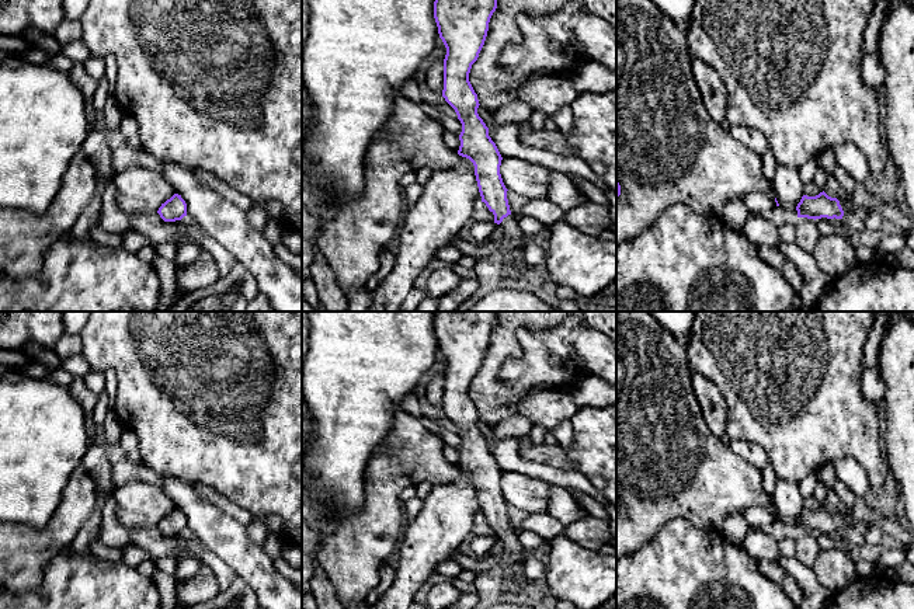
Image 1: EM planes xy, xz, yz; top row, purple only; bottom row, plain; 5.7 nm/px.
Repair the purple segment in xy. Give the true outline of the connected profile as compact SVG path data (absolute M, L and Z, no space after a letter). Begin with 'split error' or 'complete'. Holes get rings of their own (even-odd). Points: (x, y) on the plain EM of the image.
complete; M174 508L170 514L161 518L157 528L164 536L181 535L187 530L187 518L181 509Z

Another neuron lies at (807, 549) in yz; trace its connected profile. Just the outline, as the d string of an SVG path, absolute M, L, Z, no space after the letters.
M799 532L795 540L796 540L796 558L802 564L813 567L814 563L817 561L819 554L821 553L816 535Z

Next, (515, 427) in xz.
M517 413L515 415L500 421L490 428L493 436L497 438L498 441L508 439L508 438L519 441L522 436L529 434L532 427L534 424L529 421L529 418Z

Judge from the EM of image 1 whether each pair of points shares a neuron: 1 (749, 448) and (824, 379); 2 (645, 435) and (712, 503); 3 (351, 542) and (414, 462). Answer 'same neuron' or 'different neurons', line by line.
1: different neurons
2: same neuron
3: same neuron

